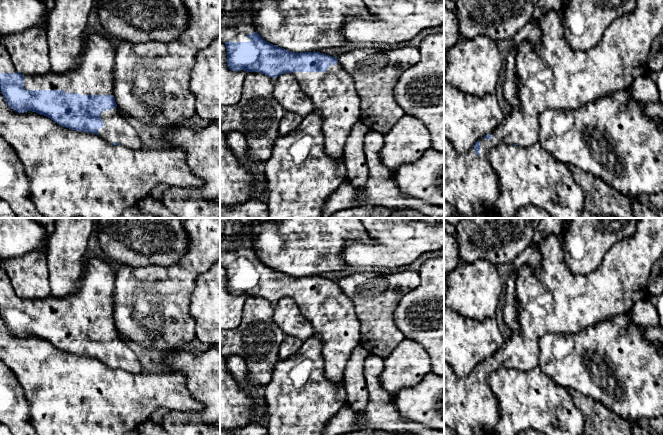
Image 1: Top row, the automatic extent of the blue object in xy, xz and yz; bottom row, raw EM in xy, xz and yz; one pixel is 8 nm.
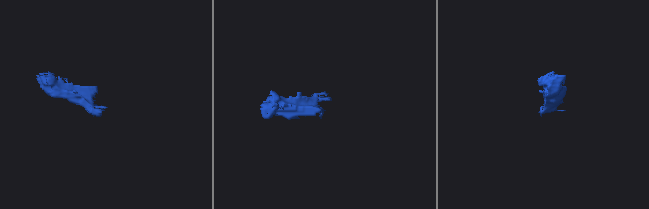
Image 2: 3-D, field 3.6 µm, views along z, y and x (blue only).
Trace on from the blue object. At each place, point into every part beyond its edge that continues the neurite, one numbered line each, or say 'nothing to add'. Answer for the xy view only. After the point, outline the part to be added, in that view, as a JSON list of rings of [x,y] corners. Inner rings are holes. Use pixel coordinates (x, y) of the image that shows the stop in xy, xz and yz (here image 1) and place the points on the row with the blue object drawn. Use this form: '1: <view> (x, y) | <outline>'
1: xy (94, 75) | [[[90,32],[83,58],[78,66],[64,74],[48,72],[44,75],[24,75],[25,90],[64,90],[81,95],[114,95],[114,69],[116,49],[100,32]]]

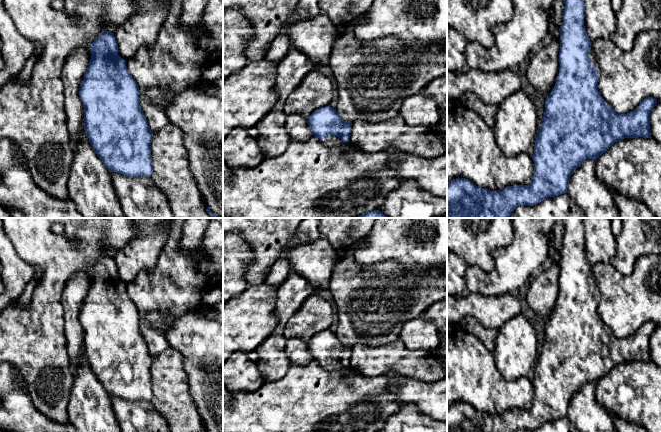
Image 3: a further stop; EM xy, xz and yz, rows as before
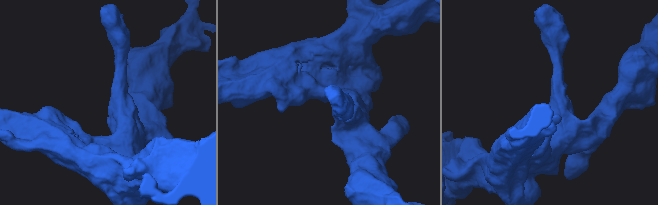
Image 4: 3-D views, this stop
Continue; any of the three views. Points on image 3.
1: yz (591, 56) | [[[592,48],[590,49],[590,52],[588,54],[588,58],[591,62],[591,64],[596,68],[596,70],[598,71],[598,74],[600,75],[600,67],[596,61],[596,58],[595,58],[595,55],[594,55],[594,52],[592,50]]]

